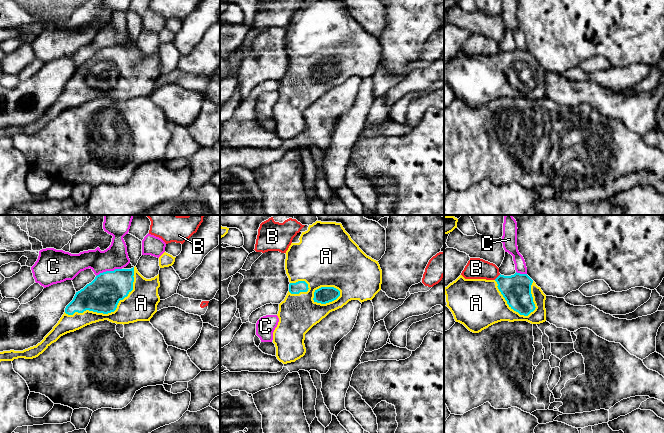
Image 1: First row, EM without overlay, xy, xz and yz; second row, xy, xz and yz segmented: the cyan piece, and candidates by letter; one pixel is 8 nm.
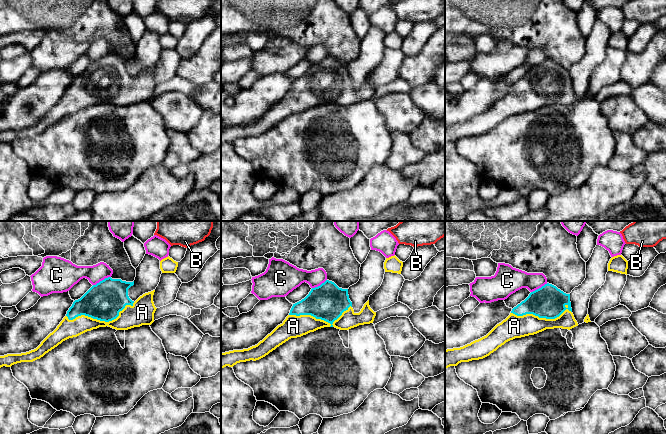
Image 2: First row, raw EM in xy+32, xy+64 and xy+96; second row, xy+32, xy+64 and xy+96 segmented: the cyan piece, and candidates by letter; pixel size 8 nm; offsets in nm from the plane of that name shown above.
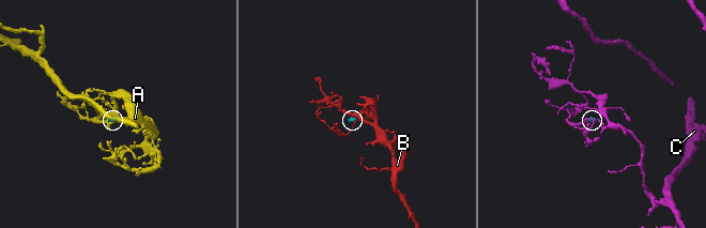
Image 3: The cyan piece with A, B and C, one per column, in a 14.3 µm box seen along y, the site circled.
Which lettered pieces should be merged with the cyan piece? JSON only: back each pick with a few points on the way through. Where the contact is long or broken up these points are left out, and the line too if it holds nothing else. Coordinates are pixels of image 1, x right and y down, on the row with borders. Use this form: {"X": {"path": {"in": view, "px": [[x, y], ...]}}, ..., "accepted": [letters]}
{"accepted": ["A"]}

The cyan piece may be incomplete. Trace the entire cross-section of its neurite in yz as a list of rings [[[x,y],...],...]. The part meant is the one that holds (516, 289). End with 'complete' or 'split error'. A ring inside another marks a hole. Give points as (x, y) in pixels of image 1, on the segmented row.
[[[517,272],[511,276],[500,274],[495,280],[465,279],[460,275],[444,288],[444,306],[450,309],[456,322],[473,333],[501,321],[543,323],[546,321],[545,300],[541,288],[527,274]]]; split error

